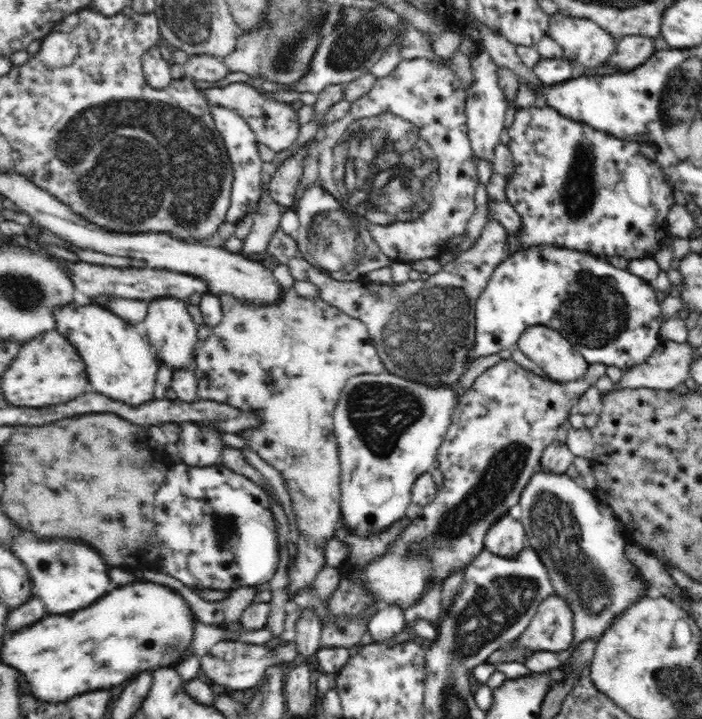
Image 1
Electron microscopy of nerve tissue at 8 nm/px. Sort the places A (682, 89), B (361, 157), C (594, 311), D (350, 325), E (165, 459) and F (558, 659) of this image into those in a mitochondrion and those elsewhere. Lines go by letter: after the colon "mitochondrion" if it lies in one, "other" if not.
A: mitochondrion
B: mitochondrion
C: mitochondrion
D: other
E: other
F: other

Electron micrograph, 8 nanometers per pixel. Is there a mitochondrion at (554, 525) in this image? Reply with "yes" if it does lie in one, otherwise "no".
yes

